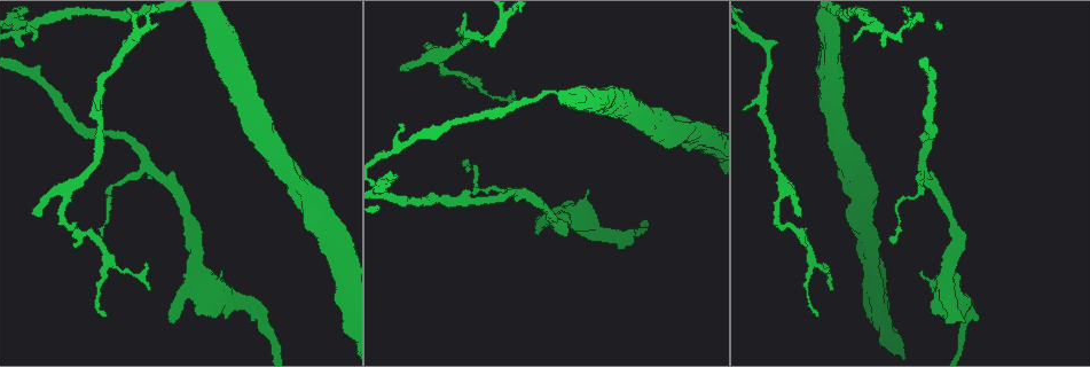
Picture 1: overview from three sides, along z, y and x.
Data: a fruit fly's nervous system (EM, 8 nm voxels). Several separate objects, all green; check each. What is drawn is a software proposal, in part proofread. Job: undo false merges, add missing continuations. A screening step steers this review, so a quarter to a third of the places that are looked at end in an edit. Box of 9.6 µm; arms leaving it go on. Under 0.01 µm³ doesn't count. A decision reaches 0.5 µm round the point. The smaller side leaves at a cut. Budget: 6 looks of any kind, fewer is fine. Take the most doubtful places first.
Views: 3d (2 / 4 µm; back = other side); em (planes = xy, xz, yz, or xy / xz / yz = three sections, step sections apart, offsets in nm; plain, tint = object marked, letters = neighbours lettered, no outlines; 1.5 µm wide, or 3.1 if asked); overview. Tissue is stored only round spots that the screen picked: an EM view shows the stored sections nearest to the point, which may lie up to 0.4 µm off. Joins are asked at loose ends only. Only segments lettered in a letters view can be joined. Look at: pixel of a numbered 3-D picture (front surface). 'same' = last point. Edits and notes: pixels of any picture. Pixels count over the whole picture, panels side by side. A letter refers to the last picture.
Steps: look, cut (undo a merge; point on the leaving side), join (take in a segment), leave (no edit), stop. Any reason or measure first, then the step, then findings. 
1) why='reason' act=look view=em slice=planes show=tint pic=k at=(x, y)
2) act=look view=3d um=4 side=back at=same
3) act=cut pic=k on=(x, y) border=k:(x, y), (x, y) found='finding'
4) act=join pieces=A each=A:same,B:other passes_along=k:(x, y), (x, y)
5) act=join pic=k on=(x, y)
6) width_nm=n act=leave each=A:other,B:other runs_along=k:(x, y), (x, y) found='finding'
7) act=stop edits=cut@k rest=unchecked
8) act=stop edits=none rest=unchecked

why='branch point' act=look view=3d um=4 side=back pic=1 at=(502, 20)

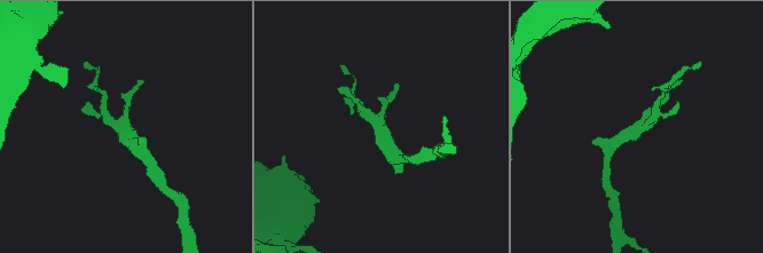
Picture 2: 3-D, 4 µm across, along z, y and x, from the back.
arms=3 act=look view=em slice=planes show=tint pic=2 at=(636, 127)

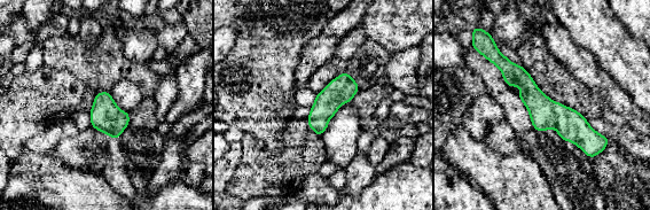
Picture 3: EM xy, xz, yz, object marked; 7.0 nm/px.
act=look view=em slice=planes show=letters at=same

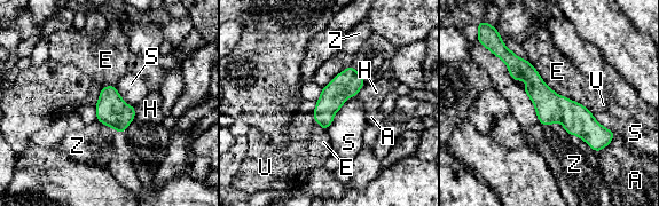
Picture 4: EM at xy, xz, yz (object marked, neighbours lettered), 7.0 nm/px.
act=leave each=A:other,E:other,H:other,S:other,U:other,Z:other found='one neuron here'

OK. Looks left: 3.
why='thin end' act=look view=em slice=planes show=letters pic=1 at=(34, 37)

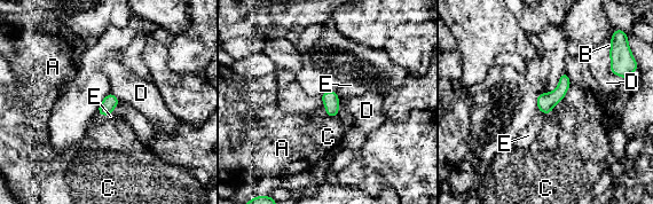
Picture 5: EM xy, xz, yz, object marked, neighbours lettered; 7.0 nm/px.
act=leave each=A:other,B:other,C:other,D:other,E:other border=5:(571, 84), (565, 96), (552, 108) found='no lettered segment goes on from it'

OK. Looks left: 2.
why='arms part here' act=look view=3d um=2 pic=1 at=(105, 260)

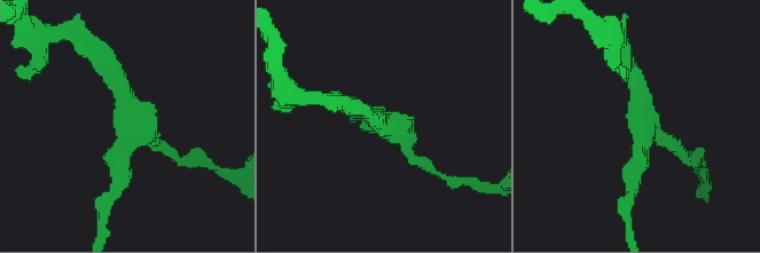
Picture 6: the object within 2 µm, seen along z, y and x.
act=look view=em slice=planes show=letters pic=6 at=(123, 119)

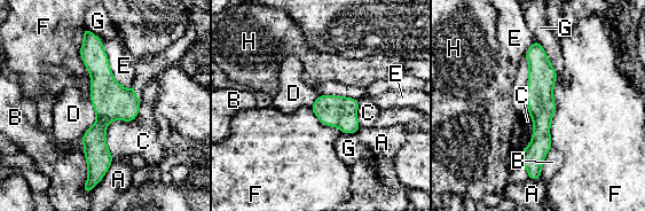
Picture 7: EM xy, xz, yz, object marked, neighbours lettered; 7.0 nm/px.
longest_contact=F:500nm act=leave each=A:other,B:other,C:other,D:other,E:other,F:other,G:other,H:other found='one neuron here'

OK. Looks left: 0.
act=stop edits=none rest=unchecked

